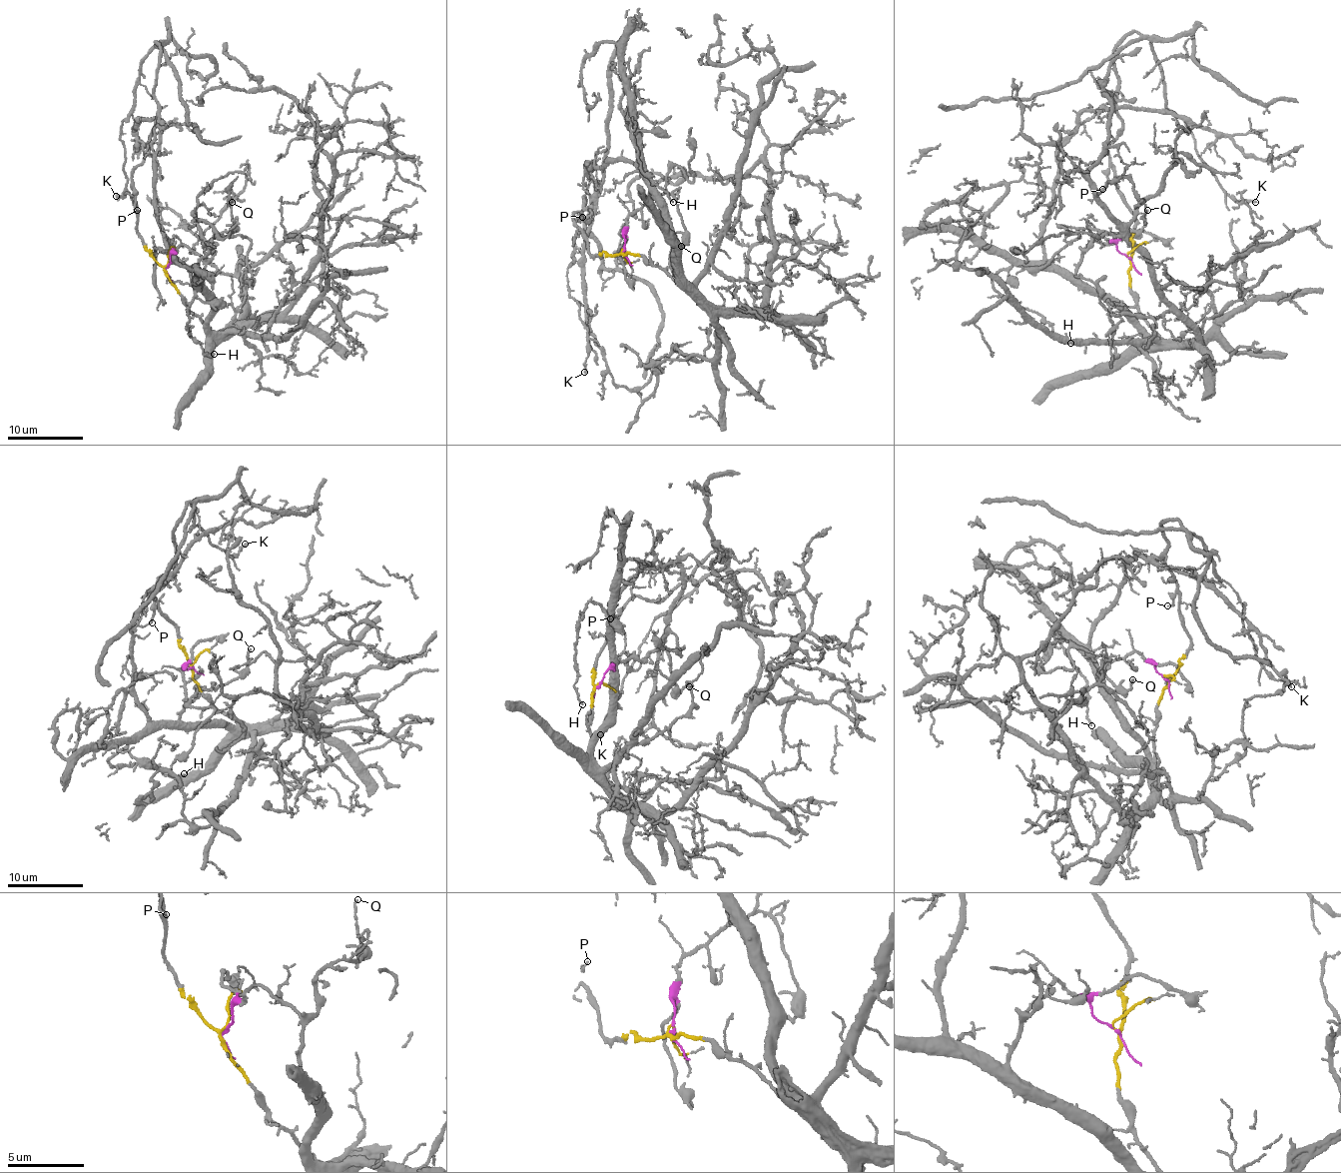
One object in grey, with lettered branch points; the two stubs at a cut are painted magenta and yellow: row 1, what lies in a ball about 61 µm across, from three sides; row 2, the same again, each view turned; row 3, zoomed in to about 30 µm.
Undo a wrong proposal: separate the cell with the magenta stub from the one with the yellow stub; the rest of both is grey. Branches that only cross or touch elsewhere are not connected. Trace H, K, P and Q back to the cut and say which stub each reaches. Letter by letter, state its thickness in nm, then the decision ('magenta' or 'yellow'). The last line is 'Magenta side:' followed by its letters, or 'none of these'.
H: 130 nm thick; magenta
K: 110 nm thick; yellow
P: 120 nm thick; yellow
Q: 140 nm thick; magenta
Magenta side: H, Q

